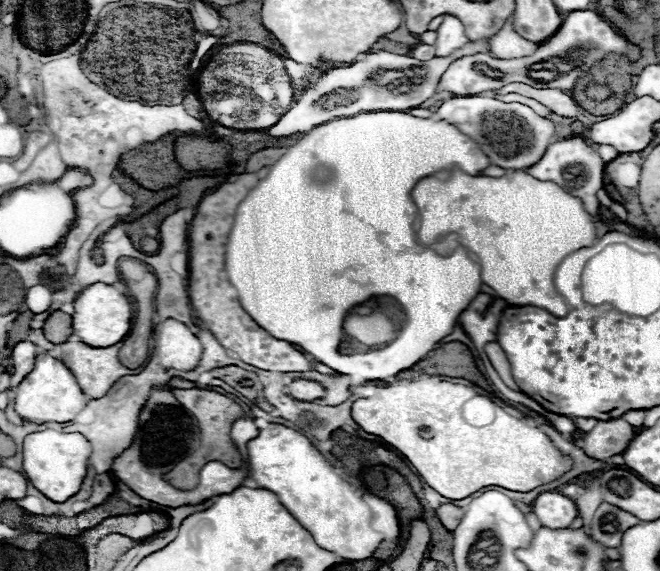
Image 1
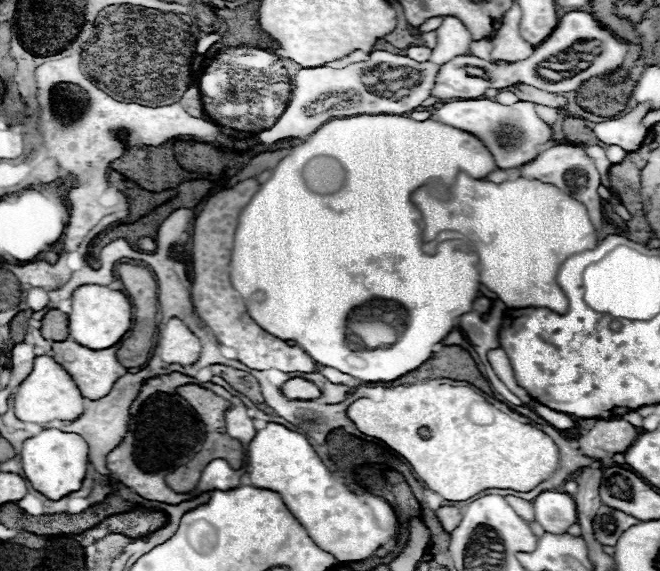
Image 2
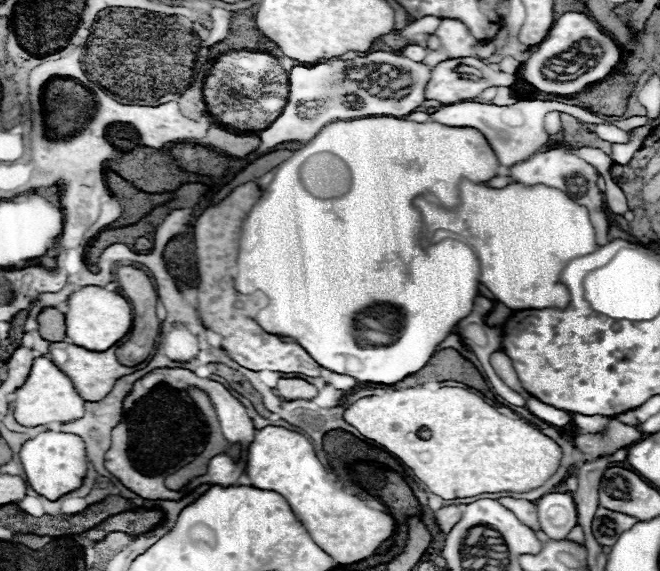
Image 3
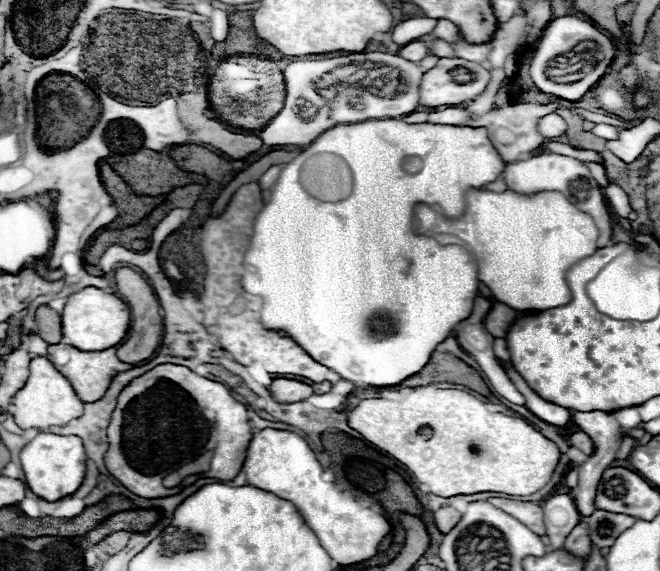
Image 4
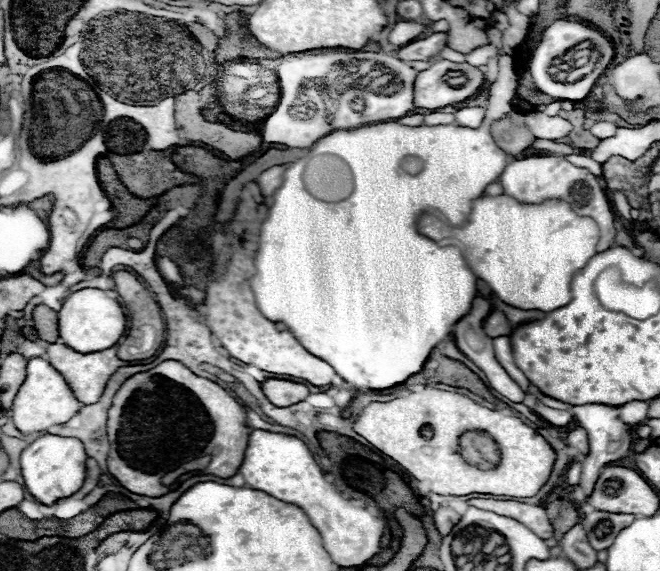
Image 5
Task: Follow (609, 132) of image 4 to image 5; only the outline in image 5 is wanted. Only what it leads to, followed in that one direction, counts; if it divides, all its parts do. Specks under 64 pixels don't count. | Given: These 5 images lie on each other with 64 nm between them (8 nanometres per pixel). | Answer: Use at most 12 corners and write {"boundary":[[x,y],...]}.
{"boundary":[[598,122],[590,128],[596,138],[604,140],[616,134],[616,124]]}

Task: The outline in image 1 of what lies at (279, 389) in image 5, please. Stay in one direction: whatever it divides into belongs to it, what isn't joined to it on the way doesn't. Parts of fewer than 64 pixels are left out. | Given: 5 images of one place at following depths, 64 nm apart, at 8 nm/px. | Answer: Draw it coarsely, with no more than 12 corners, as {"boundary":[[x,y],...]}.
{"boundary":[[294,380],[286,394],[296,400],[312,402],[324,390],[310,380]]}

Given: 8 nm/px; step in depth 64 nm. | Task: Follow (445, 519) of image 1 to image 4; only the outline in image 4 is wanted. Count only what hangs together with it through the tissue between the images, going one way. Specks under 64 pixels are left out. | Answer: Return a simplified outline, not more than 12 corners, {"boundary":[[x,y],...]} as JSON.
{"boundary":[[452,506],[434,512],[434,522],[442,534],[460,520]]}

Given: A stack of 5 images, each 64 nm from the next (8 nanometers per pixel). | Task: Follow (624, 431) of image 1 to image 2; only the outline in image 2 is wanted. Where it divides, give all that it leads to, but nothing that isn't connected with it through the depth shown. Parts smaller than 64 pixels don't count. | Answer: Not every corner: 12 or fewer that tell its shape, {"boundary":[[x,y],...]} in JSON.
{"boundary":[[622,418],[600,420],[578,438],[592,460],[624,452],[638,428]]}

